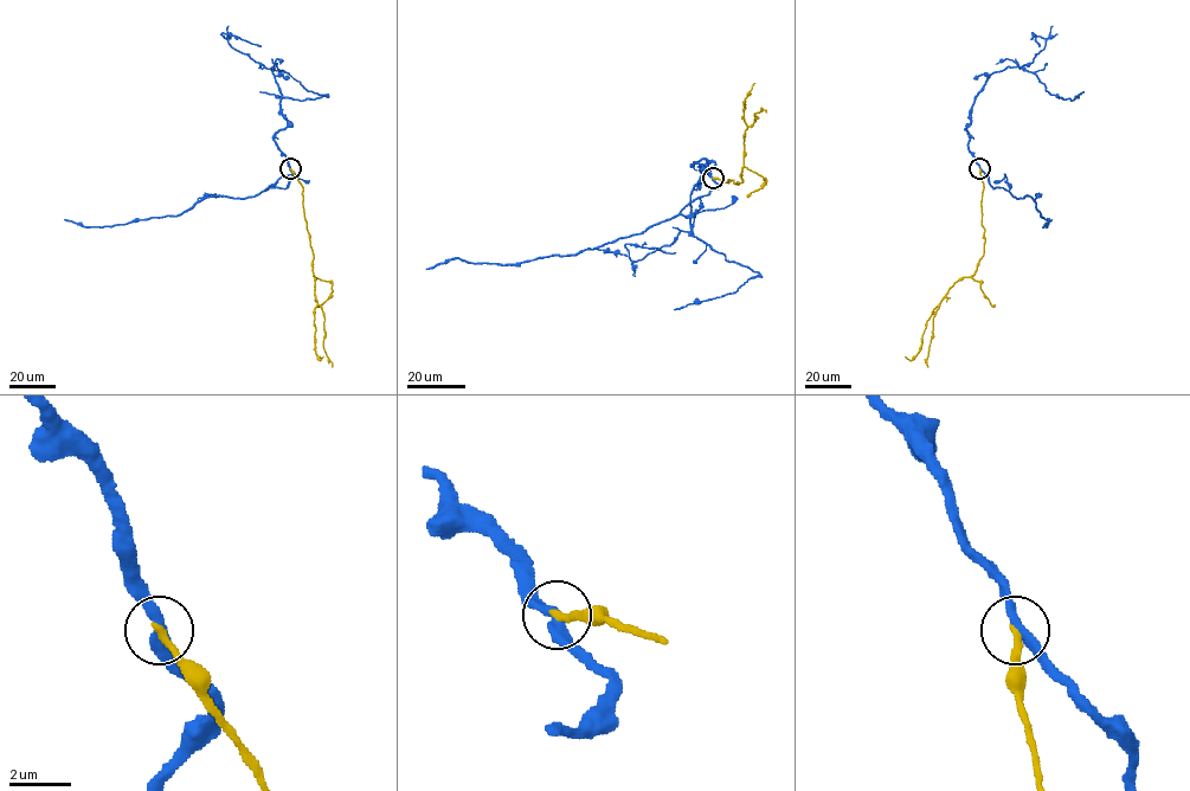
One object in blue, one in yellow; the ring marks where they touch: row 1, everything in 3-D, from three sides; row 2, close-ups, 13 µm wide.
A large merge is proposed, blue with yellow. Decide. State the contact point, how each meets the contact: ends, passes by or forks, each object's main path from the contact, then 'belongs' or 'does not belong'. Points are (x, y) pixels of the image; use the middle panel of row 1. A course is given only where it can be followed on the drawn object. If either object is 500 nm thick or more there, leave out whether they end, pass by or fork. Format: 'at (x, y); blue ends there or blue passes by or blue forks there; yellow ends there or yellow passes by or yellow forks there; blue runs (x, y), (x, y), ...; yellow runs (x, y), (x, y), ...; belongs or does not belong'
at (713, 178); blue passes by; yellow ends there; blue runs (713, 178), (692, 165), (714, 165), (701, 166), (690, 232), (759, 274), (735, 291), (674, 309); yellow runs (713, 178), (743, 181), (746, 129), (744, 102), (754, 83); does not belong

